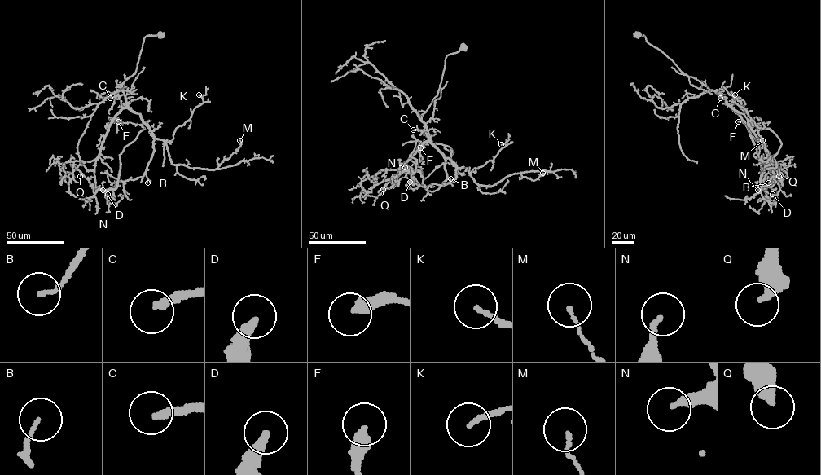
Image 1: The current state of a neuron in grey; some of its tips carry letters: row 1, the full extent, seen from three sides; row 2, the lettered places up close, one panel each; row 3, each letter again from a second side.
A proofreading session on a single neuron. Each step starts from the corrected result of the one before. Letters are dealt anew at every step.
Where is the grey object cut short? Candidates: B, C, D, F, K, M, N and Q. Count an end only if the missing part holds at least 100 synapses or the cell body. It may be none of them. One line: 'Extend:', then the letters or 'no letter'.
Extend: C

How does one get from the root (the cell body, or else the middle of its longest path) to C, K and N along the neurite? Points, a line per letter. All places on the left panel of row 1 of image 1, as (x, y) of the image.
C: (160, 34), (145, 37), (135, 72), (116, 86), (124, 94), (110, 98)
K: (160, 34), (145, 37), (135, 72), (116, 86), (126, 105), (155, 138), (169, 142), (203, 103), (199, 94)
N: (160, 34), (145, 37), (135, 72), (116, 86), (143, 128), (120, 154), (116, 186), (103, 190)

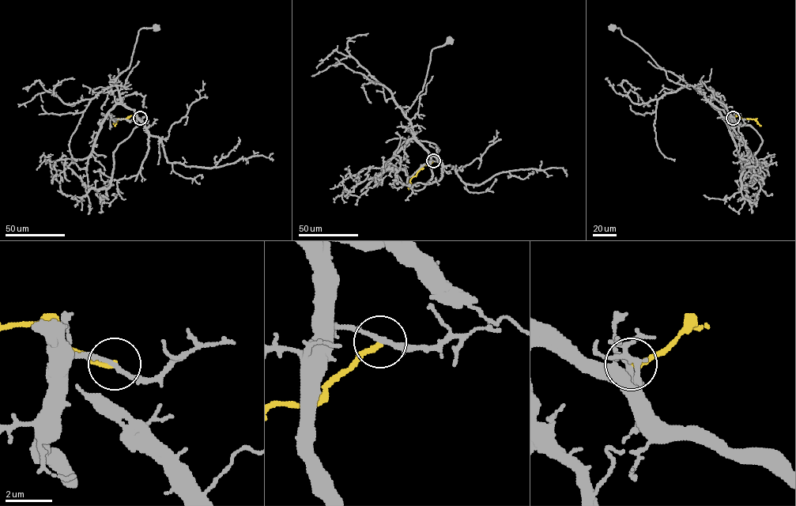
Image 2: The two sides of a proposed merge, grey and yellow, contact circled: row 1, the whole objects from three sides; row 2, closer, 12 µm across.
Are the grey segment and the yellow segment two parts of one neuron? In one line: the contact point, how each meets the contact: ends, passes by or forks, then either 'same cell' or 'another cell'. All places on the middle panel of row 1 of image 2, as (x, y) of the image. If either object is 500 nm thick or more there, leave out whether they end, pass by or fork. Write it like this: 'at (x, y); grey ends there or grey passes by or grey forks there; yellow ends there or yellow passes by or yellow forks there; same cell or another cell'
at (433, 160); grey passes by; yellow ends there; another cell

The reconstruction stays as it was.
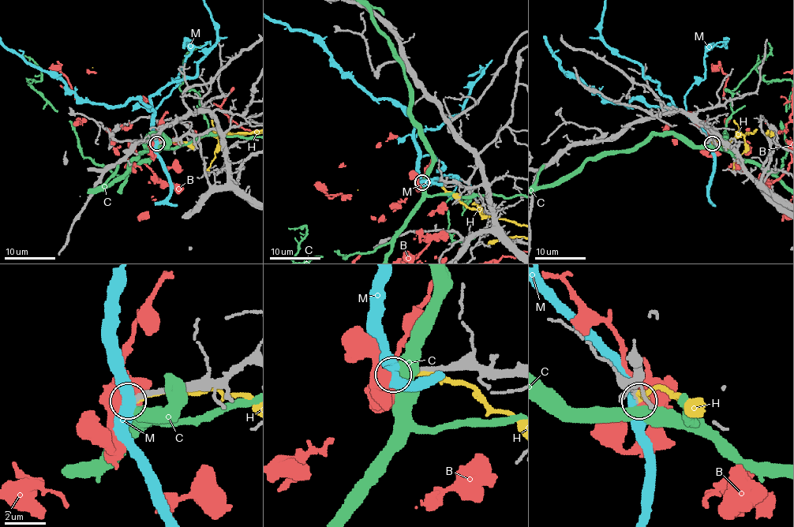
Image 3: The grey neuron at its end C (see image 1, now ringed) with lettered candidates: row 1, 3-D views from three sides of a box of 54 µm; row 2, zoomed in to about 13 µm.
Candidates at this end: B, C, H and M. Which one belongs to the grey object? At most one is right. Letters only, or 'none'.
none

